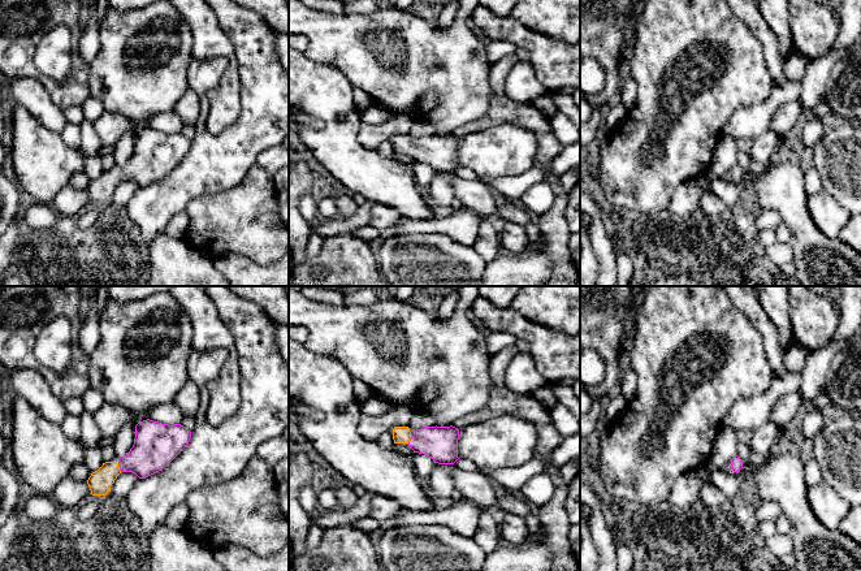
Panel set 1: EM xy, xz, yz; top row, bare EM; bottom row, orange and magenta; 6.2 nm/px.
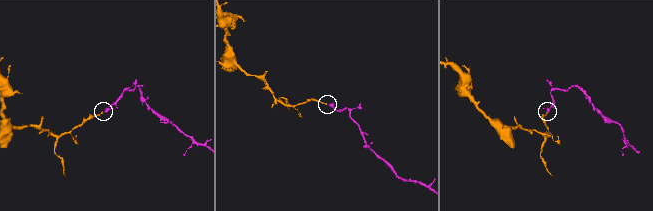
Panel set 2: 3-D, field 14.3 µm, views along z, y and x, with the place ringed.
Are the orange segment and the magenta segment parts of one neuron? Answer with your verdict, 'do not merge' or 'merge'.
merge

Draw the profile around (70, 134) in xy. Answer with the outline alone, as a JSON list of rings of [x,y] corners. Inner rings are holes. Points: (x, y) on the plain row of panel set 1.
[[[66,124],[61,133],[62,140],[72,148],[81,148],[81,129],[78,125]]]

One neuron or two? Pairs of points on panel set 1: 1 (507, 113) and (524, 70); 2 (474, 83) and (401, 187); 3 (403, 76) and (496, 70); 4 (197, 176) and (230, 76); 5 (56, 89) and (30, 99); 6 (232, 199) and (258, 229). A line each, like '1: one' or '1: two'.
1: two
2: two
3: two
4: two
5: two
6: one

